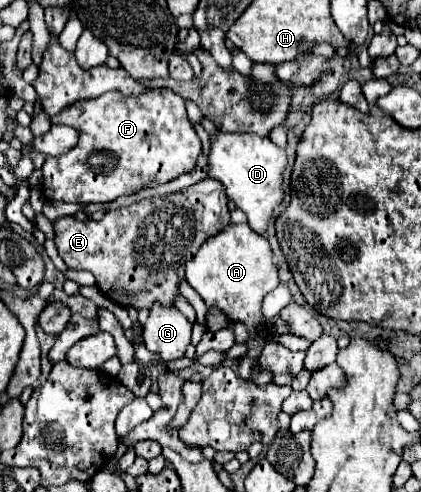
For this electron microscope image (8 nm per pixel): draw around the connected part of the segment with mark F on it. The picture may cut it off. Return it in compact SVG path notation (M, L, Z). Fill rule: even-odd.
M168 88L148 90L146 94L142 94L142 98L130 98L120 94L118 90L110 90L108 94L92 98L90 102L78 102L78 106L62 110L62 114L58 114L58 118L52 118L52 122L78 128L80 140L74 150L58 158L46 158L42 166L42 192L50 200L76 204L112 202L120 196L130 196L142 188L166 184L190 172L202 152L202 144L192 128L192 122L186 116L184 100Z

